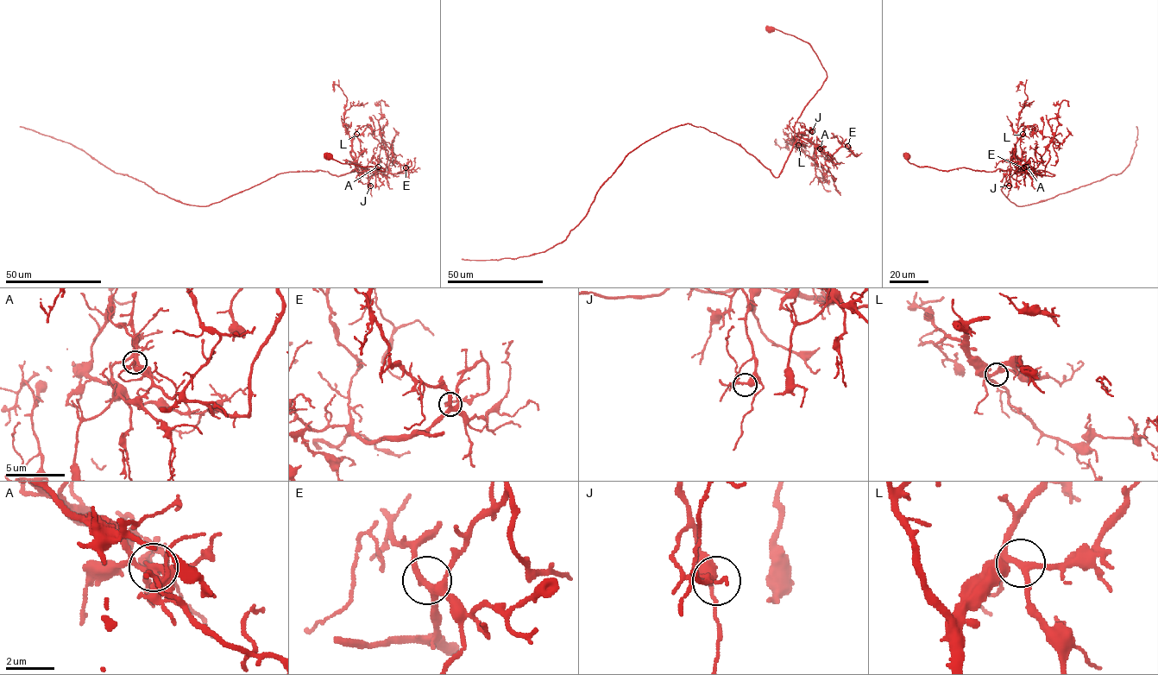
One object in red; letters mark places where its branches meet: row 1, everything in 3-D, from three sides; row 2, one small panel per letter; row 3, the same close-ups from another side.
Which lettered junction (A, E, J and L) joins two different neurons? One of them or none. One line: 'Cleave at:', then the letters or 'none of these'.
Cleave at: A

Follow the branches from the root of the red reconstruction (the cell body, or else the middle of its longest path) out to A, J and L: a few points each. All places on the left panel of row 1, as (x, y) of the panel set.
A: (328, 157), (343, 163), (385, 169), (352, 169), (355, 171), (360, 166), (370, 169), (378, 167)
J: (328, 157), (343, 163), (385, 169), (352, 170), (358, 169), (356, 162), (367, 170), (370, 186)
L: (328, 157), (384, 171), (381, 167), (352, 170), (356, 165), (351, 154), (352, 138), (356, 134)

